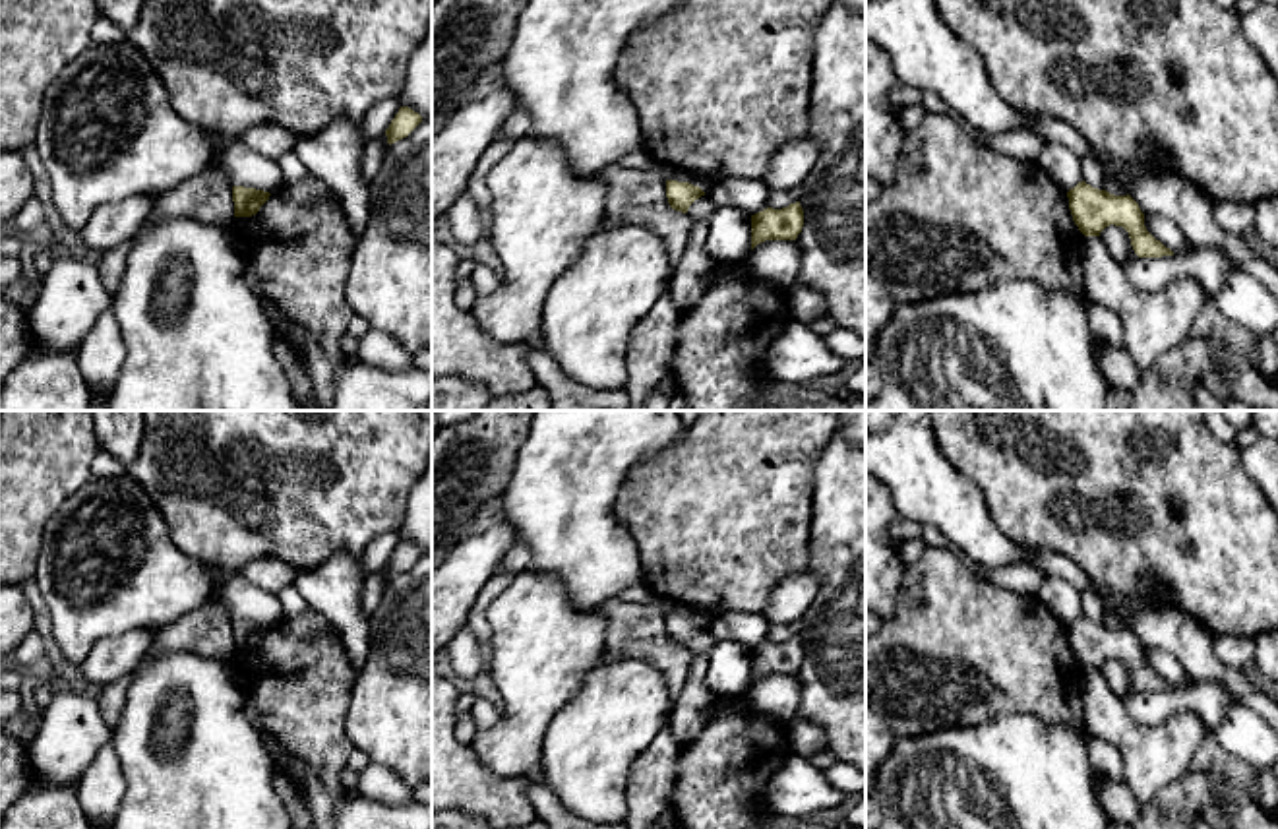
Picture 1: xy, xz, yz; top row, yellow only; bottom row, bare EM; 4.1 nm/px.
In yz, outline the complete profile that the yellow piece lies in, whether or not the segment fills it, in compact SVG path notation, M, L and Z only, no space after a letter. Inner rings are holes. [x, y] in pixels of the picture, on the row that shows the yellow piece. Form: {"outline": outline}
{"outline": "M1082 180L1067 192L1067 198L1073 221L1084 236L1100 236L1106 227L1115 225L1129 232L1139 258L1173 256L1146 230L1144 213L1129 194L1113 196Z"}

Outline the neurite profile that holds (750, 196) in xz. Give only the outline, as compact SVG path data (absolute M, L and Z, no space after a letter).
M720 180L713 186L709 198L715 207L740 207L749 215L767 209L769 188L761 180Z

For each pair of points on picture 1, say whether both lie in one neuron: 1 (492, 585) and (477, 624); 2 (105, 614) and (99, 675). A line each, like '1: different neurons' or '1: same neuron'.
1: same neuron
2: different neurons

